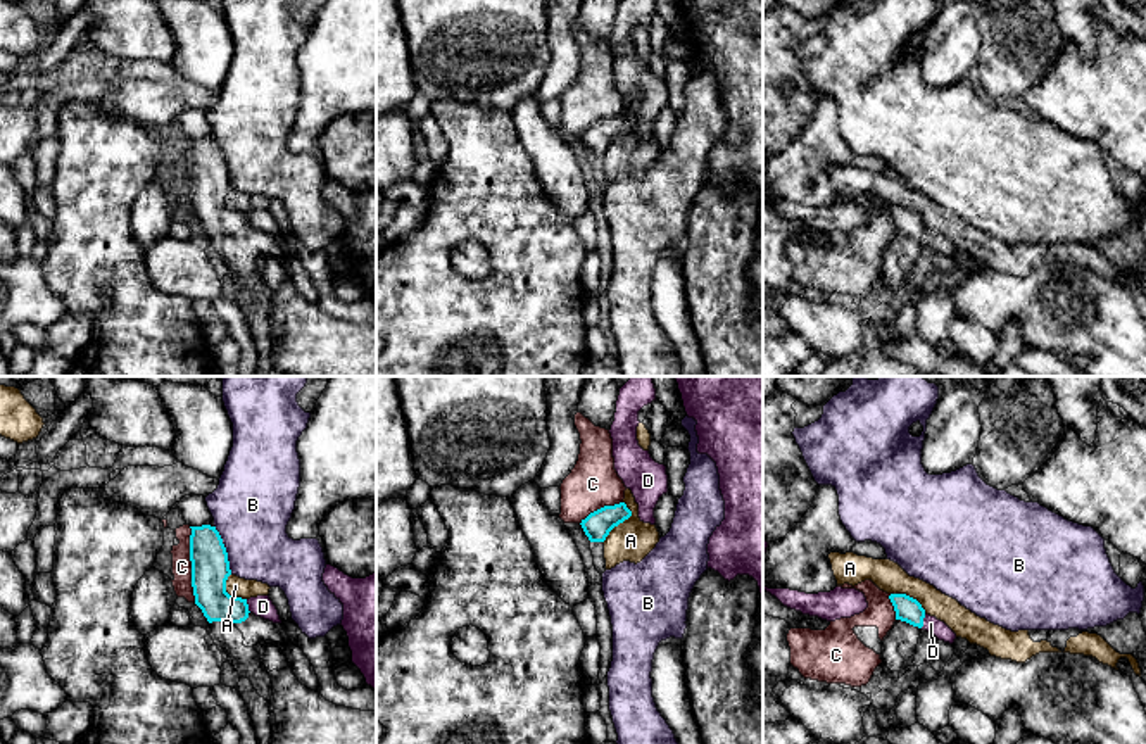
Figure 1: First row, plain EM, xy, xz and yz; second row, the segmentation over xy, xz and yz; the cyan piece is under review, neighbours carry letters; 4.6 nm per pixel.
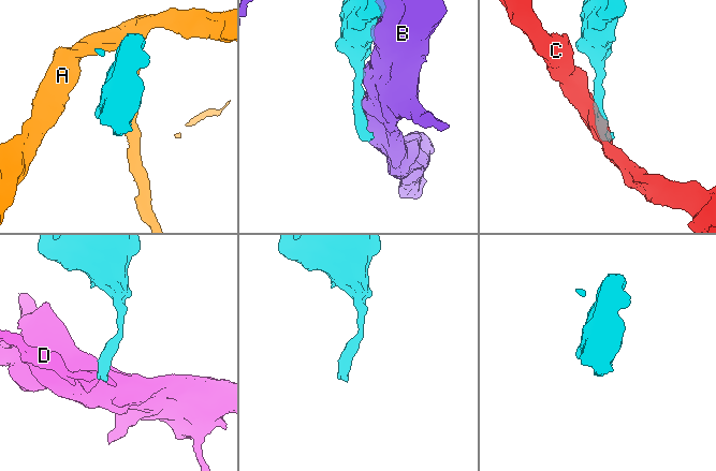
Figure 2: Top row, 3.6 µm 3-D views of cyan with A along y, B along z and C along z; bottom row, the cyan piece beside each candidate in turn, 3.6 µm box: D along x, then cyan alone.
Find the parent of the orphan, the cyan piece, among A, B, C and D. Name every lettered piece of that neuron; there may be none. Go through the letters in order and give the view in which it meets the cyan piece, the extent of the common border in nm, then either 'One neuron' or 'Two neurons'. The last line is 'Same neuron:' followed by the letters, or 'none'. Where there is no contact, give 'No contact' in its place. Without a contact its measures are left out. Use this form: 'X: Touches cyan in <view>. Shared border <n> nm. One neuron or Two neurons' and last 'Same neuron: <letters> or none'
A: Touches cyan in xz. Shared border 220 nm. Two neurons
B: Touches cyan in xy. Shared border 240 nm. Two neurons
C: Touches cyan in xy. Shared border 340 nm. Two neurons
D: Touches cyan in yz. Shared border 80 nm. Two neurons
Same neuron: none

